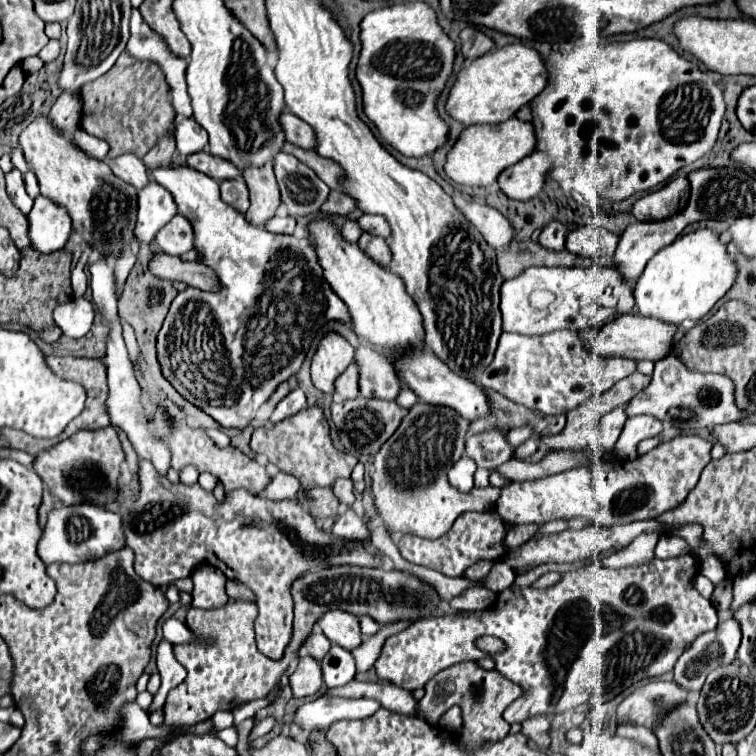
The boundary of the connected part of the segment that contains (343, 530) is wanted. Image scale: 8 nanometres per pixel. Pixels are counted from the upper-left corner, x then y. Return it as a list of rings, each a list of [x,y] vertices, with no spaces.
[[[346,506],[332,528],[334,536],[342,536],[348,540],[364,540],[370,536],[364,514],[360,514],[354,506]]]

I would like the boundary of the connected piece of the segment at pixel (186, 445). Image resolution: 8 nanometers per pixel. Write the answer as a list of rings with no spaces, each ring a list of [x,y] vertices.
[[[172,424],[170,428],[170,434],[164,438],[170,448],[172,448],[172,468],[180,470],[188,464],[196,466],[200,472],[212,472],[218,476],[218,480],[224,484],[224,490],[230,492],[230,490],[236,490],[236,488],[246,488],[254,494],[260,494],[268,482],[270,482],[270,476],[266,472],[264,466],[260,466],[256,460],[248,458],[244,452],[240,452],[238,448],[218,448],[204,432],[200,430],[194,430],[194,428],[188,428],[186,424]]]

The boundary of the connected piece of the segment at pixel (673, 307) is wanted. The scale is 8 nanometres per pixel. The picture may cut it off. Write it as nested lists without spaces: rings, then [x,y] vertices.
[[[700,228],[682,234],[670,246],[662,248],[638,278],[634,286],[638,314],[672,324],[682,324],[684,320],[700,320],[734,286],[736,276],[736,260],[730,258],[726,244],[720,242],[718,232]]]

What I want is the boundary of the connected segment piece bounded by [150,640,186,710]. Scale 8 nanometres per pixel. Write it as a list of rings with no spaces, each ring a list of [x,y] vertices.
[[[166,640],[160,642],[156,662],[158,662],[158,670],[160,670],[160,676],[162,676],[162,686],[160,686],[158,694],[154,696],[154,702],[152,702],[150,710],[156,710],[164,702],[164,698],[168,696],[168,690],[176,688],[186,678],[186,670],[174,658],[174,650],[172,650],[172,644],[170,642],[166,642]]]

